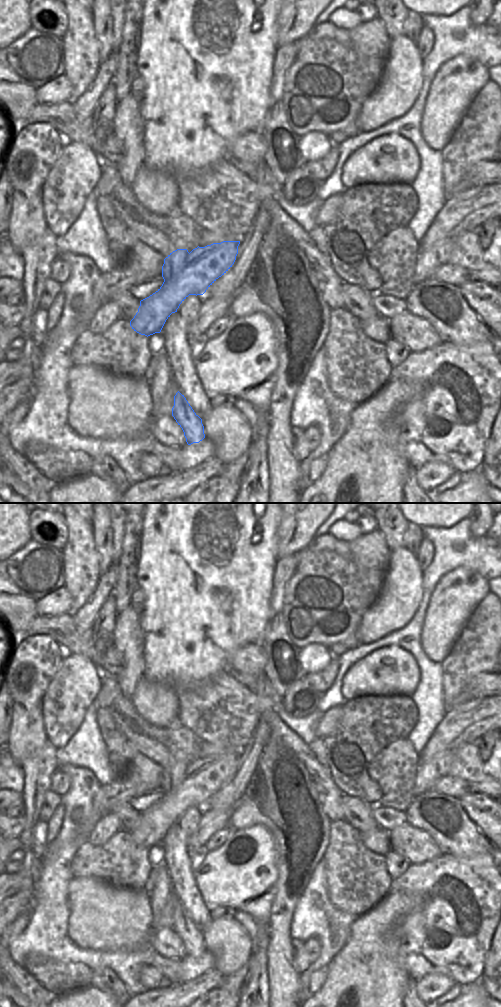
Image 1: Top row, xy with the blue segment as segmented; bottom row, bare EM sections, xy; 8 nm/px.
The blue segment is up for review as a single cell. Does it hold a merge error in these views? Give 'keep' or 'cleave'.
cleave

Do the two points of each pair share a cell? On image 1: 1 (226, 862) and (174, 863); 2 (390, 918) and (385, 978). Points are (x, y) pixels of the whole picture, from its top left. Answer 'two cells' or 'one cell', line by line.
1: two cells
2: one cell

